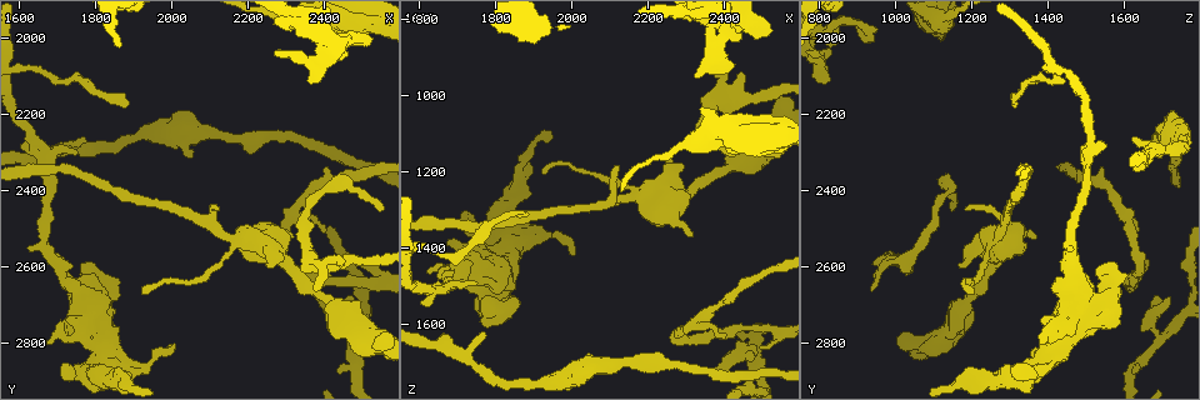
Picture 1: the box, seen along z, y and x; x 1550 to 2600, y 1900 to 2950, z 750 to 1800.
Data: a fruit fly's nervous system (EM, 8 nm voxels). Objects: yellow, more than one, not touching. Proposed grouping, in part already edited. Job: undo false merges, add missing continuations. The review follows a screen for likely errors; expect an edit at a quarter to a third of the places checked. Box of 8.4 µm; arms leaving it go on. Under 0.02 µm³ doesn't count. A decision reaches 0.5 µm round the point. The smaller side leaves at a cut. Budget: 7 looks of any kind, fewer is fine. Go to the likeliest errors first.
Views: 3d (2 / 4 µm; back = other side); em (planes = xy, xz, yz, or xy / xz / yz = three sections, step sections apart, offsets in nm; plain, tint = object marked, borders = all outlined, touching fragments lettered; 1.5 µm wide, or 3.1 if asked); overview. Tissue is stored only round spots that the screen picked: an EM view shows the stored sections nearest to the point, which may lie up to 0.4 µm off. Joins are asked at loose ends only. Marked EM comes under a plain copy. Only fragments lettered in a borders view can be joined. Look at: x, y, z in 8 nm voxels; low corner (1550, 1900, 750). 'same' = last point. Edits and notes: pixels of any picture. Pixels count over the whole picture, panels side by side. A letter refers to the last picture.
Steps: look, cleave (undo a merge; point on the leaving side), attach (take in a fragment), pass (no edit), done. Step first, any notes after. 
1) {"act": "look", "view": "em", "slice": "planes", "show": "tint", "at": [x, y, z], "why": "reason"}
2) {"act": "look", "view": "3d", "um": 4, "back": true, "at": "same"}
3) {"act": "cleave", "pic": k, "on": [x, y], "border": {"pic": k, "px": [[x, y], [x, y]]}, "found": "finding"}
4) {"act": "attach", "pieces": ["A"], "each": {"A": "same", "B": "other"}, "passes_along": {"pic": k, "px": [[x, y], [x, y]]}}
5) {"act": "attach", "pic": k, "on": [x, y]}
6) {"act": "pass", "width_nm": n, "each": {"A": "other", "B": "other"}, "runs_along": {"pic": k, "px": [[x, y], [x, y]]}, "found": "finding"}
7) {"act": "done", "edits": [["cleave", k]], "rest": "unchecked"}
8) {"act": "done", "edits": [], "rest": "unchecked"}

{"act": "look", "view": "3d", "um": 2, "at": [2010, 2805, 1420], "why": "tapers out"}

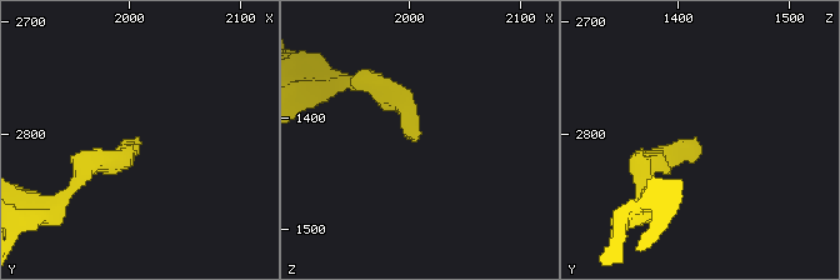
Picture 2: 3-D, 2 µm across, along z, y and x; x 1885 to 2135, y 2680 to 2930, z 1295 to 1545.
{"act": "look", "view": "em", "slice": "xy", "step": 4, "show": "borders", "at": [2010, 2804, 1414]}

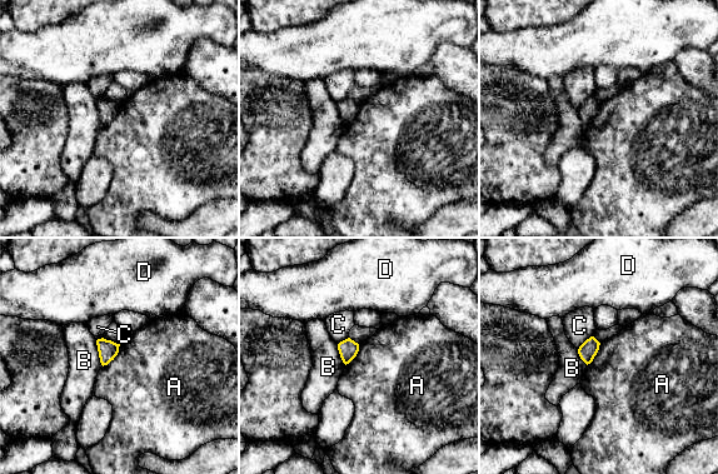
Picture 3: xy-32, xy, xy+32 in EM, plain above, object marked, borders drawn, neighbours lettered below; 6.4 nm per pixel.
{"act": "pass", "each": {"A": "other", "B": "other", "C": "other", "D": "other"}, "border": {"pic": 3, "px": [[120, 344], [119, 352], [103, 367]]}, "found": "no lettered fragment goes on from it"}

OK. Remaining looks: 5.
{"act": "look", "view": "3d", "um": 4, "at": [2515, 2025, 840], "why": "free end"}

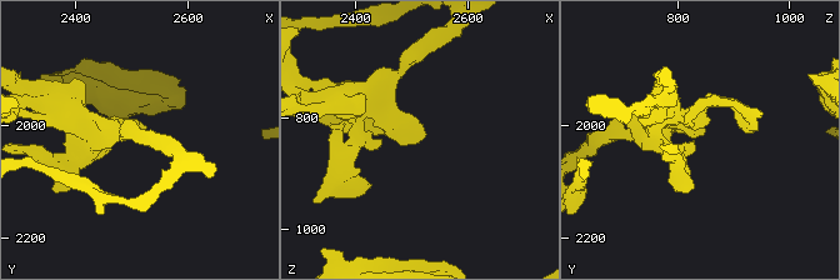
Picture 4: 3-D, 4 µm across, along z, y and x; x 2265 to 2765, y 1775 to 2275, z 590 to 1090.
{"act": "look", "view": "em", "slice": "yz", "step": 4, "show": "borders", "at": [2510, 2020, 835], "why": "now the EM"}

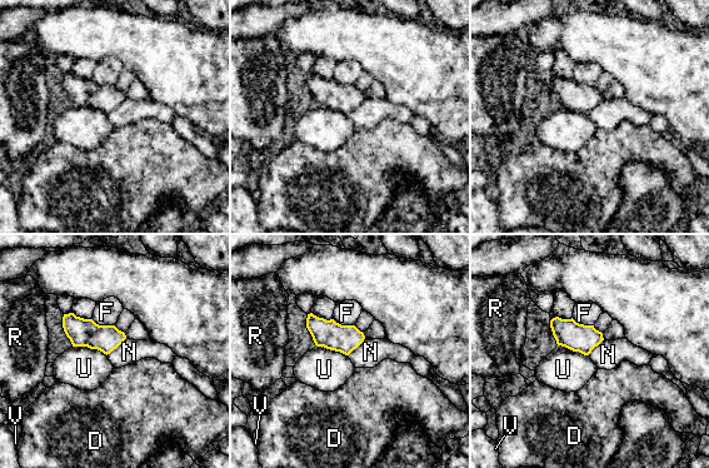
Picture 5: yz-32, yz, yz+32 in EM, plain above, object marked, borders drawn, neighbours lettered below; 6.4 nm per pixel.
{"act": "look", "view": "em", "slice": "planes", "show": "borders", "at": "same"}

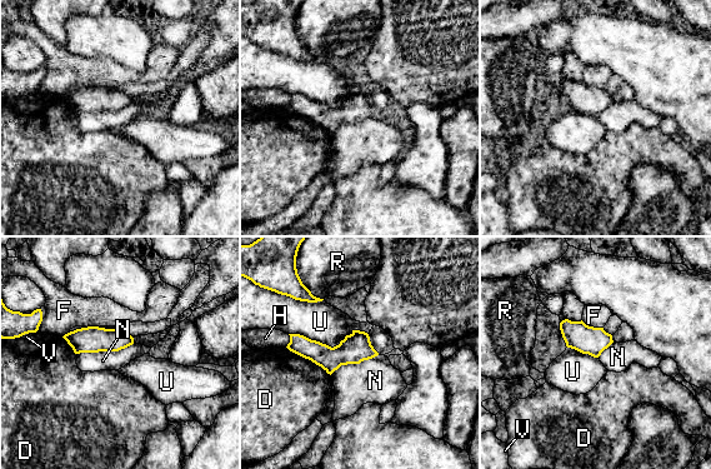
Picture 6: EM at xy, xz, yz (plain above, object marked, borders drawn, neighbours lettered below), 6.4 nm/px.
{"act": "pass", "each": {"D": "other", "F": "other", "H": "other", "N": "other", "R": "other", "U": "other", "V": "other"}, "found": "no lettered fragment goes on from it"}

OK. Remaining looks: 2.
{"act": "look", "view": "em", "slice": "planes", "show": "borders", "at": [2320, 2530, 1360], "why": "branch stops here"}

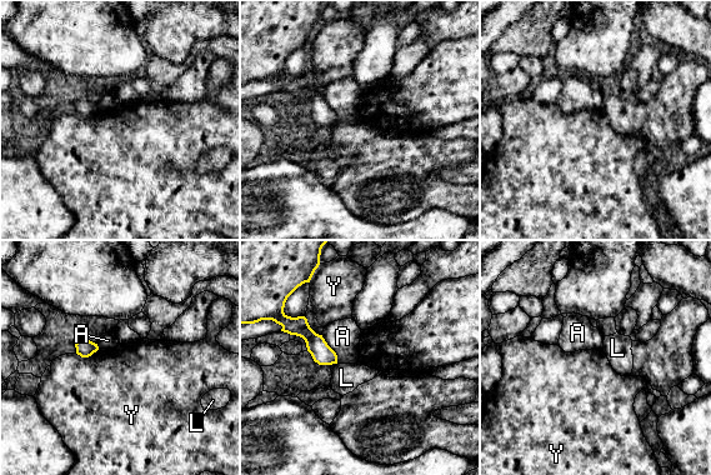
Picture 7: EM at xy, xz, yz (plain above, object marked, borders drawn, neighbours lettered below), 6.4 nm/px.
{"act": "pass", "width_nm": 120, "each": {"A": "other", "L": "other", "Y": "other"}, "runs_along": {"pic": 7, "px": [[279, 309], [334, 360]]}, "found": "no lettered fragment goes on from it"}

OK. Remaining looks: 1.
{"act": "done", "edits": [], "rest": "unchecked"}

